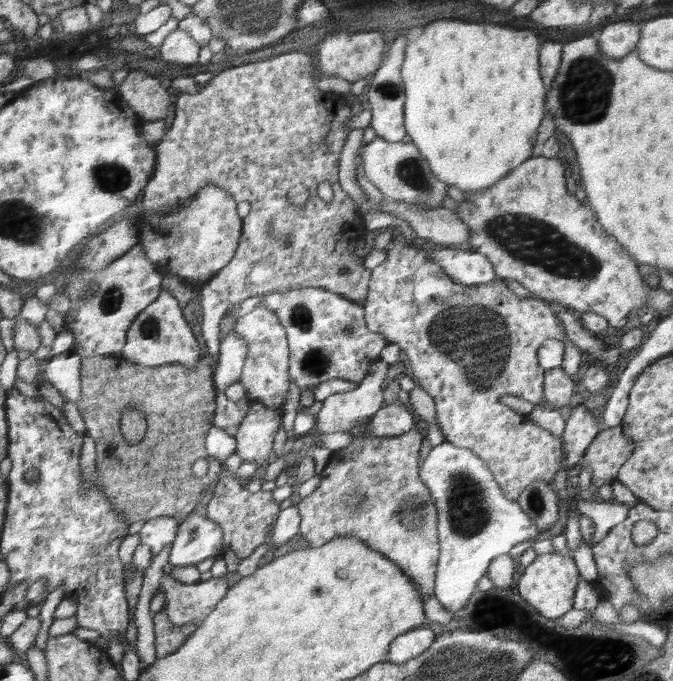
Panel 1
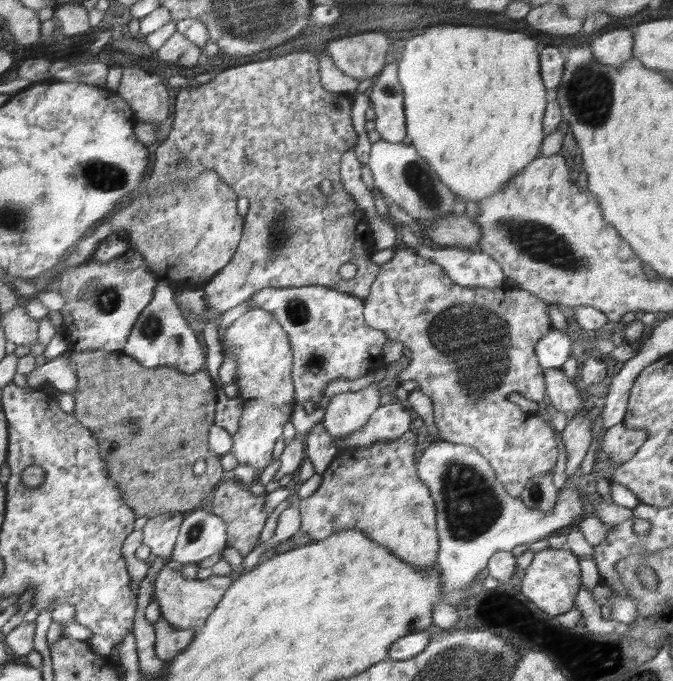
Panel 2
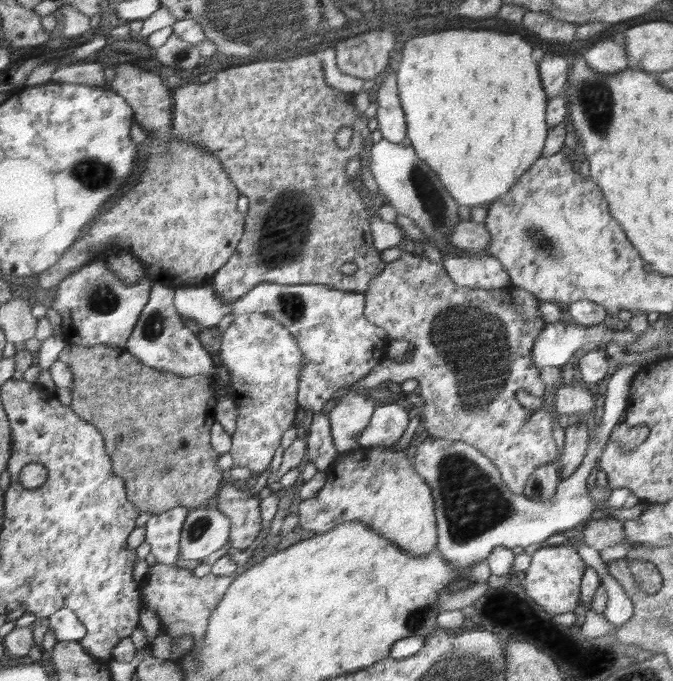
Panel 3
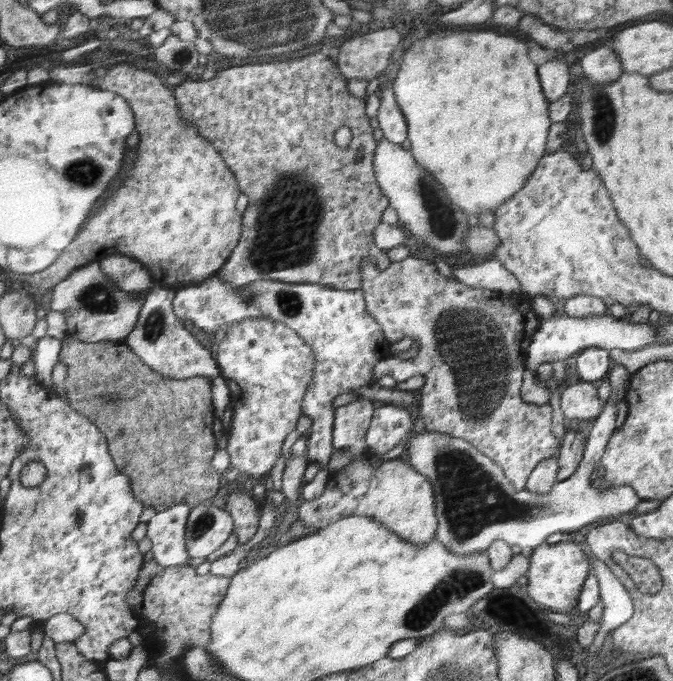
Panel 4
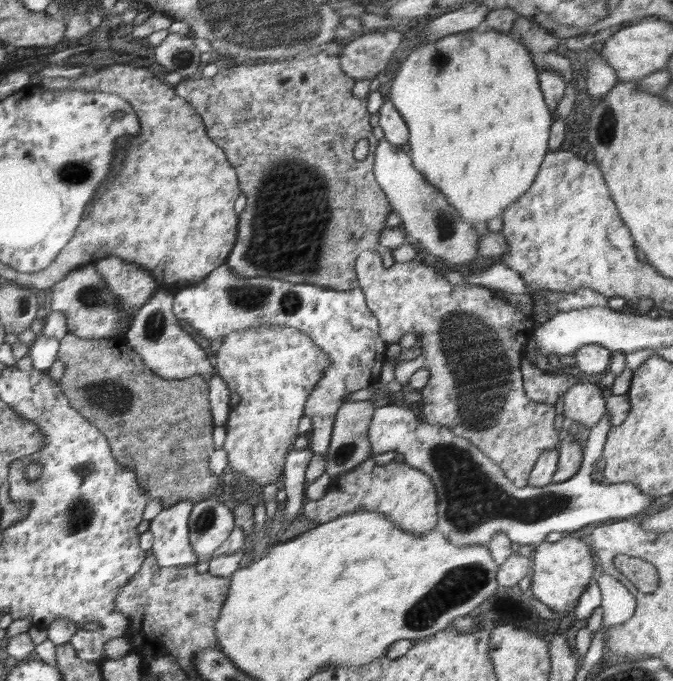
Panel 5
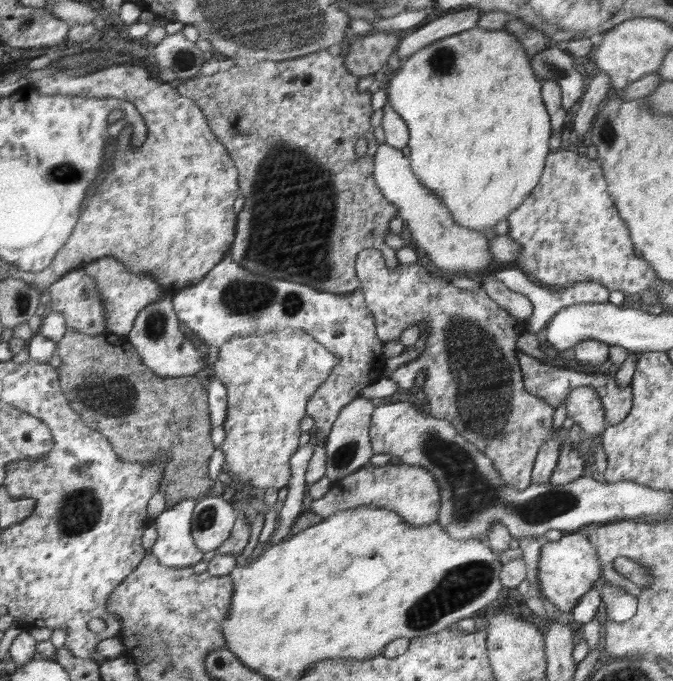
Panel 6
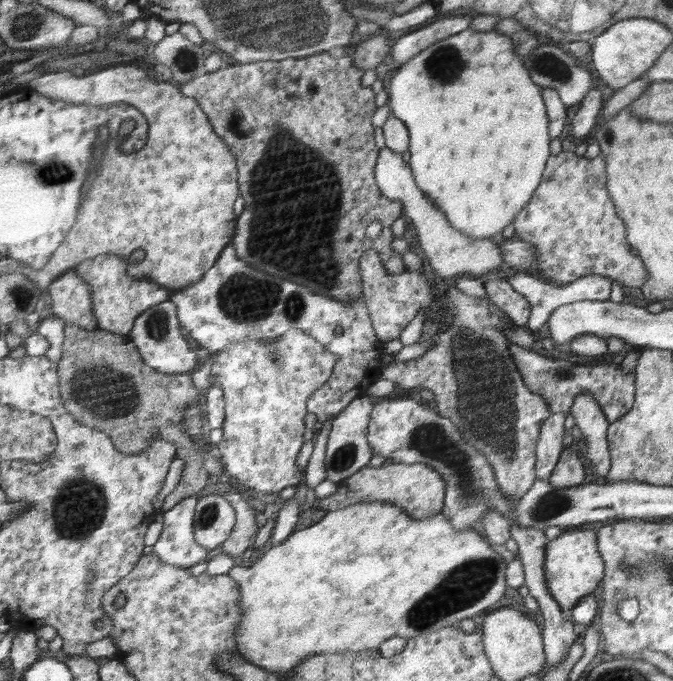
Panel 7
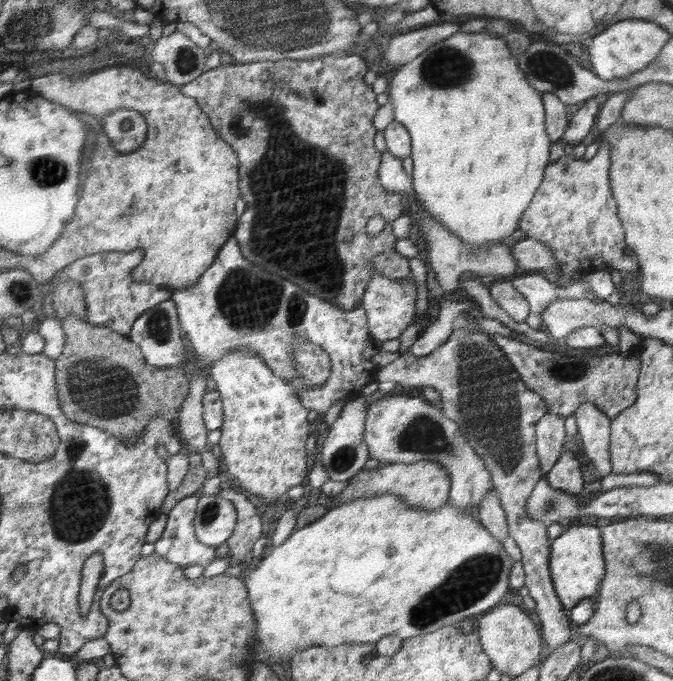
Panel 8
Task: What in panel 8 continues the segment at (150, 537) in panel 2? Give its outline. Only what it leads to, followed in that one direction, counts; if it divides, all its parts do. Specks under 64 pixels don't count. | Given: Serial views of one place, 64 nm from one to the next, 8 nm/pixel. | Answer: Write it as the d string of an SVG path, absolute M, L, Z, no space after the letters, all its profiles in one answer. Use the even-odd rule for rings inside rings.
M192 494L177 502L167 515L164 532L154 543L154 553L180 566L208 566L216 560L214 548L199 541L195 534L195 513L199 495Z

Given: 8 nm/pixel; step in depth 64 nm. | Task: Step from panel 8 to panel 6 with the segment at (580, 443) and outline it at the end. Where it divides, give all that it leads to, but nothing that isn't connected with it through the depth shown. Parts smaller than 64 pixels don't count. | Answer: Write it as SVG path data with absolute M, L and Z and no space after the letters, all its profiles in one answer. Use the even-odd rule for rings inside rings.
M579 386L568 396L565 409L567 416L571 417L576 424L588 432L599 444L595 446L594 466L598 472L604 473L607 470L608 458L603 450L601 436L606 432L606 408L599 397L599 393L592 387Z

